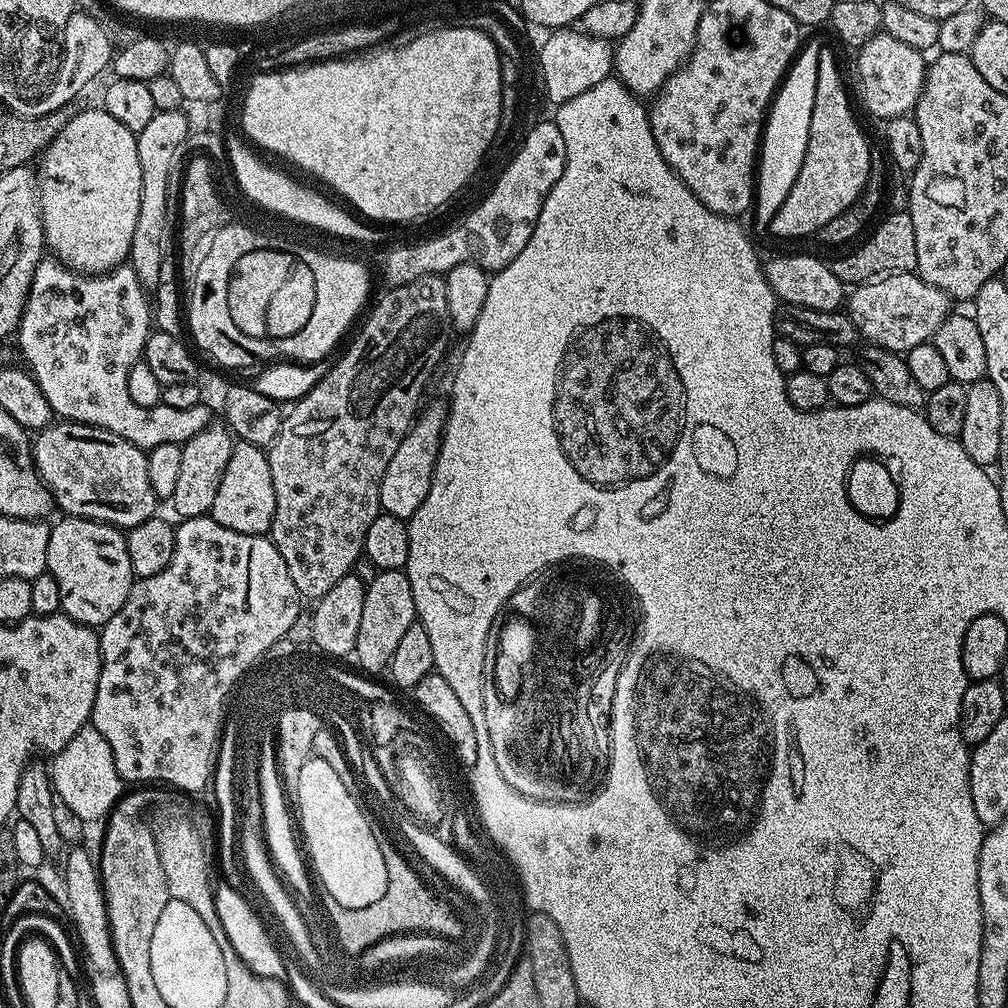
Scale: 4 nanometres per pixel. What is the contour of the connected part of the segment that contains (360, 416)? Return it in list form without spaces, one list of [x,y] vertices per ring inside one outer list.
[[[443,275],[438,276],[423,276],[422,278],[418,278],[417,280],[411,280],[408,284],[398,284],[392,287],[389,287],[387,290],[388,293],[385,294],[384,297],[381,298],[380,301],[377,302],[376,305],[373,303],[371,305],[372,308],[372,317],[369,318],[368,321],[365,322],[364,325],[360,328],[360,333],[357,334],[356,337],[352,340],[352,345],[349,346],[348,349],[344,352],[344,357],[341,358],[340,361],[333,363],[329,372],[321,378],[317,385],[314,386],[312,390],[305,394],[300,400],[295,401],[291,405],[292,413],[285,415],[283,419],[280,421],[280,429],[278,430],[278,434],[274,438],[274,442],[269,444],[266,451],[268,454],[268,461],[270,462],[270,478],[274,482],[274,518],[272,519],[272,527],[270,529],[270,539],[272,541],[272,545],[276,547],[278,550],[278,554],[282,554],[282,562],[286,562],[286,570],[290,570],[290,578],[294,582],[294,586],[296,587],[297,593],[301,597],[304,596],[309,602],[315,602],[320,599],[321,596],[326,594],[326,590],[330,590],[330,586],[334,586],[334,582],[338,582],[338,578],[342,578],[343,576],[349,575],[353,571],[355,566],[355,560],[362,555],[364,550],[364,539],[366,538],[366,534],[370,530],[370,526],[374,522],[374,518],[378,515],[381,515],[382,509],[380,506],[380,483],[382,482],[382,478],[386,474],[386,466],[390,466],[390,458],[394,458],[394,450],[398,450],[398,446],[402,442],[402,438],[408,432],[409,428],[412,426],[412,421],[416,419],[418,415],[418,409],[421,407],[422,399],[420,400],[420,395],[424,392],[424,387],[428,384],[428,379],[431,378],[432,375],[436,372],[436,367],[440,364],[440,359],[444,356],[444,351],[448,348],[448,332],[450,333],[450,319],[448,316],[448,308],[447,308],[447,296],[446,296],[446,286],[445,286],[445,277]]]

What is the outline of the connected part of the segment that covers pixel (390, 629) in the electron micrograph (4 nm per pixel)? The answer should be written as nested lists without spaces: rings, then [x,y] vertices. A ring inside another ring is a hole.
[[[380,570],[377,577],[373,581],[366,584],[364,590],[364,601],[362,602],[362,622],[358,625],[358,642],[356,643],[356,651],[354,653],[354,660],[357,660],[362,667],[365,668],[363,671],[368,674],[374,674],[370,672],[381,672],[383,673],[388,667],[388,663],[392,660],[395,648],[398,646],[398,641],[401,640],[402,634],[406,634],[406,630],[410,630],[410,626],[417,623],[418,617],[416,614],[416,607],[414,606],[414,594],[412,593],[412,587],[408,581],[408,573],[404,570]]]

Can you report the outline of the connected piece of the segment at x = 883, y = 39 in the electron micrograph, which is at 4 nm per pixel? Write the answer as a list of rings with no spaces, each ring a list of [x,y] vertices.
[[[880,30],[858,48],[858,54],[856,72],[860,75],[860,96],[864,99],[865,110],[877,116],[880,122],[909,115],[924,89],[925,53],[914,50],[914,46],[906,46],[906,42],[898,42],[898,38],[890,38],[890,34]]]

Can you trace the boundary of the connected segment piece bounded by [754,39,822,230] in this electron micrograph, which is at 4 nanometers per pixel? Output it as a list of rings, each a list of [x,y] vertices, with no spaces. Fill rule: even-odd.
[[[803,41],[796,59],[788,67],[788,73],[780,81],[768,109],[754,177],[754,213],[756,212],[756,224],[761,230],[767,229],[774,214],[778,214],[778,206],[786,202],[786,194],[790,194],[790,186],[794,186],[798,170],[802,170],[802,158],[806,158],[806,142],[810,138],[810,114],[814,114],[814,90],[818,86],[818,58],[821,47],[821,41]]]

